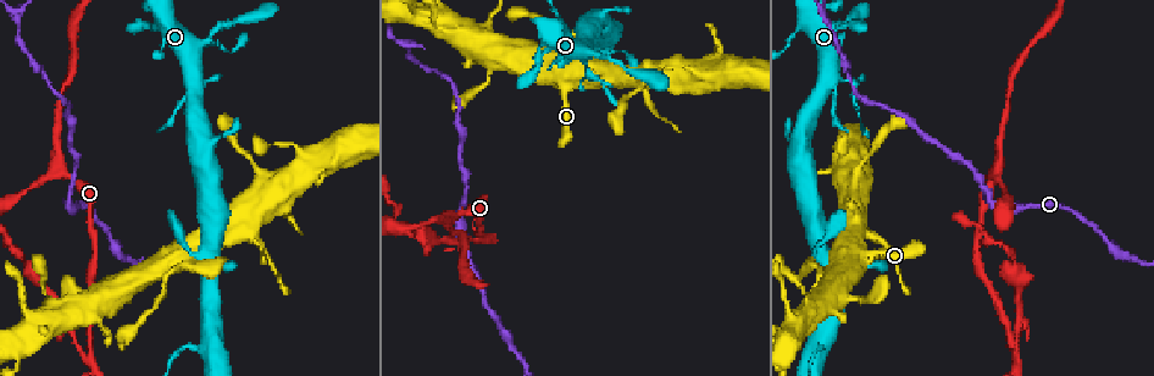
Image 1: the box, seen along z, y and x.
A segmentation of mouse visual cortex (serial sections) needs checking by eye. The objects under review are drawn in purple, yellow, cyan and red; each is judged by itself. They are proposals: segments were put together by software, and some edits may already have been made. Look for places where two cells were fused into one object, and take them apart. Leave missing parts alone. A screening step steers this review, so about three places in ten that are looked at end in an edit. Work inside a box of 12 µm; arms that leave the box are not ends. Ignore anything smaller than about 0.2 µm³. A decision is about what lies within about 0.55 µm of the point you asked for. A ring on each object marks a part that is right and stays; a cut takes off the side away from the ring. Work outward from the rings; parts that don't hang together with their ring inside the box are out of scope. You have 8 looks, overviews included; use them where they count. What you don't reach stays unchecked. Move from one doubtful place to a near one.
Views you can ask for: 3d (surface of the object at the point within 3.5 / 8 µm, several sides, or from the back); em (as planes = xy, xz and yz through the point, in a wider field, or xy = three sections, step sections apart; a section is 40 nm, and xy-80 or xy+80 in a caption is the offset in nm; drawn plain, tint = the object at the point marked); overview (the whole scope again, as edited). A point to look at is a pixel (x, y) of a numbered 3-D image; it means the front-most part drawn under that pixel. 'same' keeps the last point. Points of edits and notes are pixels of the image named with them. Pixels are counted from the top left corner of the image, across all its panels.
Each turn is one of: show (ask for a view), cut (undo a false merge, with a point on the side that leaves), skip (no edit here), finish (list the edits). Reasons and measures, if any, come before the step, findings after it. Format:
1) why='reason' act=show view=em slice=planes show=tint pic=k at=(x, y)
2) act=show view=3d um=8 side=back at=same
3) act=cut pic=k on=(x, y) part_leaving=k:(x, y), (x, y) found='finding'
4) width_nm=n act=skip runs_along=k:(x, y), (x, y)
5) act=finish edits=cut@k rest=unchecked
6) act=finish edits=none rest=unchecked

why='calibre changes' act=show view=3d um=3.5 pic=1 at=(601, 55)

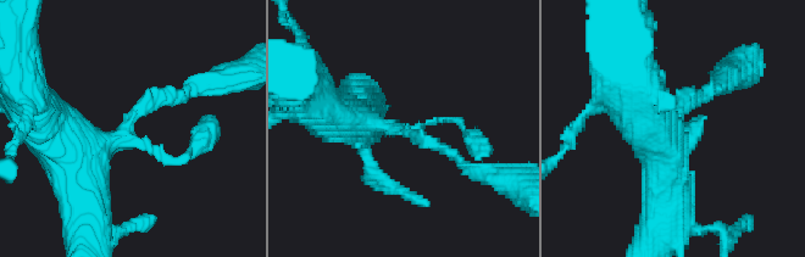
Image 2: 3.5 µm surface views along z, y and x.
act=skip found='all the same cell'

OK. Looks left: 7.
why='branch point' act=show view=3d um=3.5 pic=1 at=(997, 172)

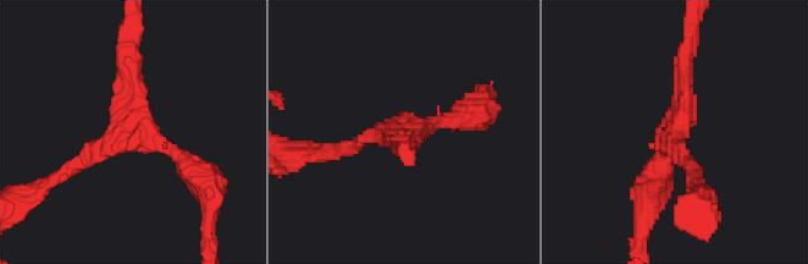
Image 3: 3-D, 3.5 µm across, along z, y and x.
arms=3 arm_widths_nm=200,250,300 why='now the EM' act=show view=em slice=xy step=3 show=tint pic=3 at=(674, 125)

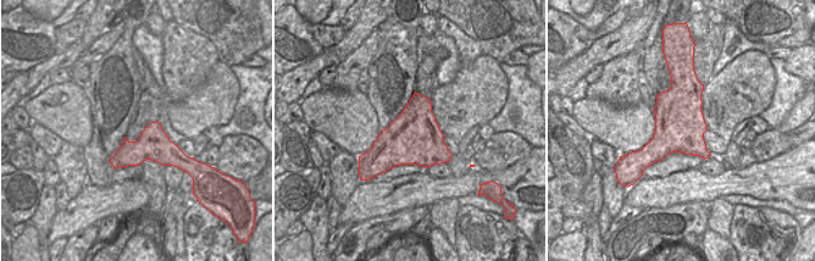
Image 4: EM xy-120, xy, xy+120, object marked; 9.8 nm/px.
width_nm=550 act=skip runs_along=3:(206, 183), (139, 127), (128, 49) found='one cell here'

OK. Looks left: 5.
why='looks like a crossing' act=show view=3d um=8 pic=1 at=(89, 353)

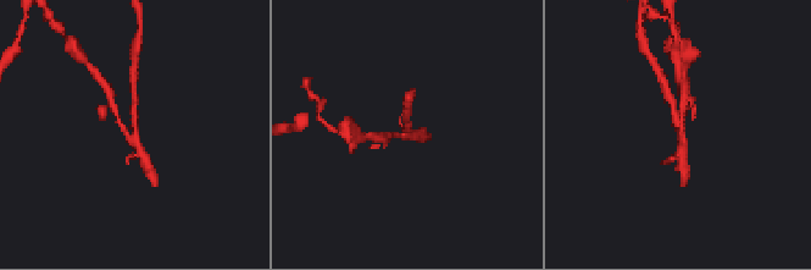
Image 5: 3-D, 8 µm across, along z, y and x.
act=show view=3d um=3.5 pic=5 at=(679, 132)

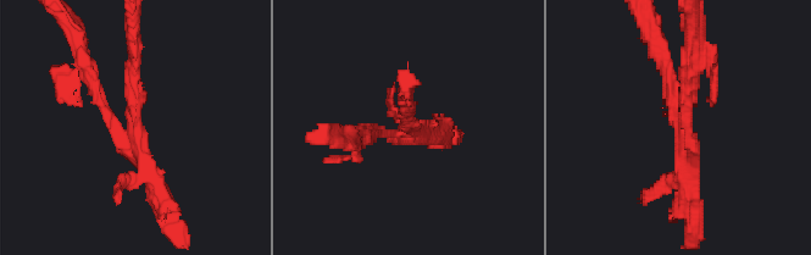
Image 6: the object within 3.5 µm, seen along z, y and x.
arm_widths_nm=100,200,200,250 act=cut pic=6 on=(94, 88) part_leaving=6:(125, 134), (90, 82), (68, 26) found='a second cell is stuck on'

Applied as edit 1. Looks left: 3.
act=finish edits=cut@6 rest=unchecked

